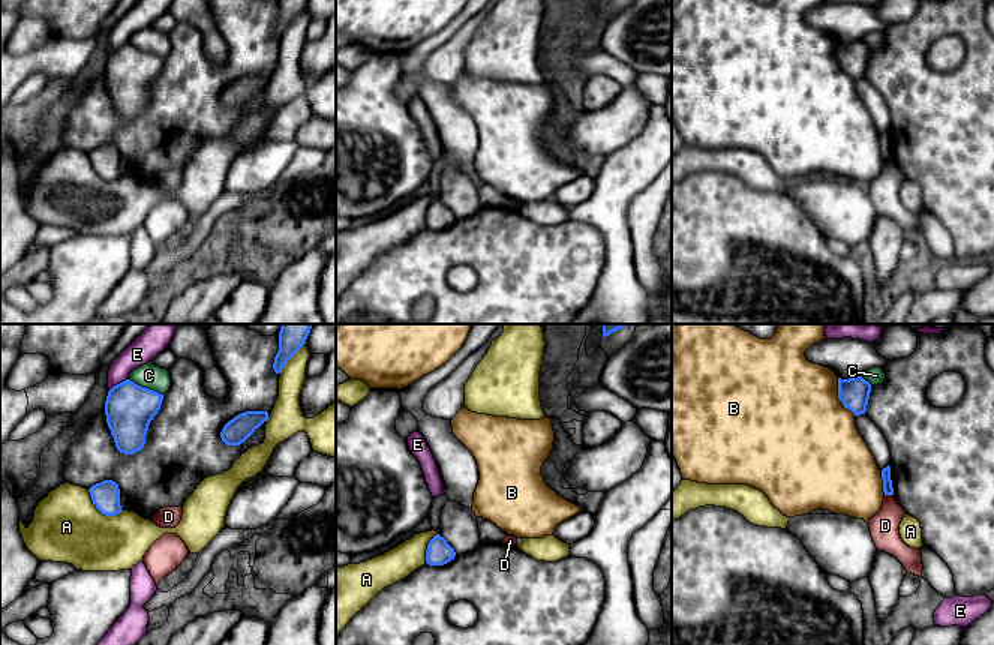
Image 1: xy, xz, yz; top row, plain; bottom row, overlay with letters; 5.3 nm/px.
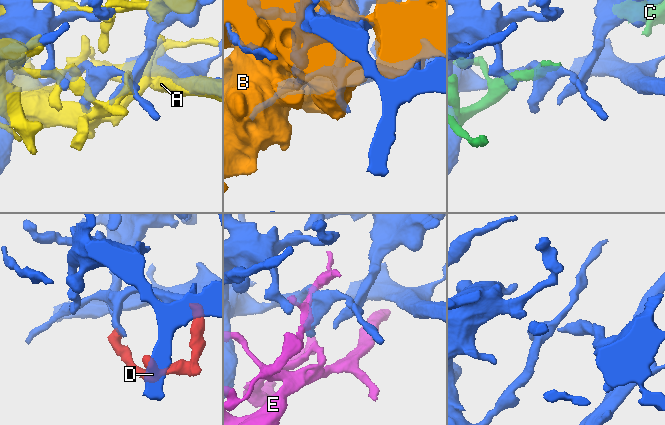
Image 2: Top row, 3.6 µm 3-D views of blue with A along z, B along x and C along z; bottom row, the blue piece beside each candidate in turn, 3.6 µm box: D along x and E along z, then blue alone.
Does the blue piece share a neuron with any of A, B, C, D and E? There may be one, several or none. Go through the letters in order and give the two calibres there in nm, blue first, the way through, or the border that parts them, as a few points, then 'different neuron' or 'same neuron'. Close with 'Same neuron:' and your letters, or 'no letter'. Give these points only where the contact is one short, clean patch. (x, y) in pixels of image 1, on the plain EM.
A: calibres 160 and 360 nm; different neuron
B: calibres 160 and 500 nm; different neuron
C: calibres 260 and 140 nm; different neuron
D: calibres 60 and 160 nm; border yz (885, 158), (892, 159); different neuron
E: calibres 260 and 140 nm; different neuron
Same neuron: no letter

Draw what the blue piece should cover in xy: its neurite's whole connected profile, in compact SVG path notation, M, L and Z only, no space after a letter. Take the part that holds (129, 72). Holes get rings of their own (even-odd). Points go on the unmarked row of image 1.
M126 44L109 52L106 87L120 117L133 118L145 108L148 88L160 74L163 58Z

